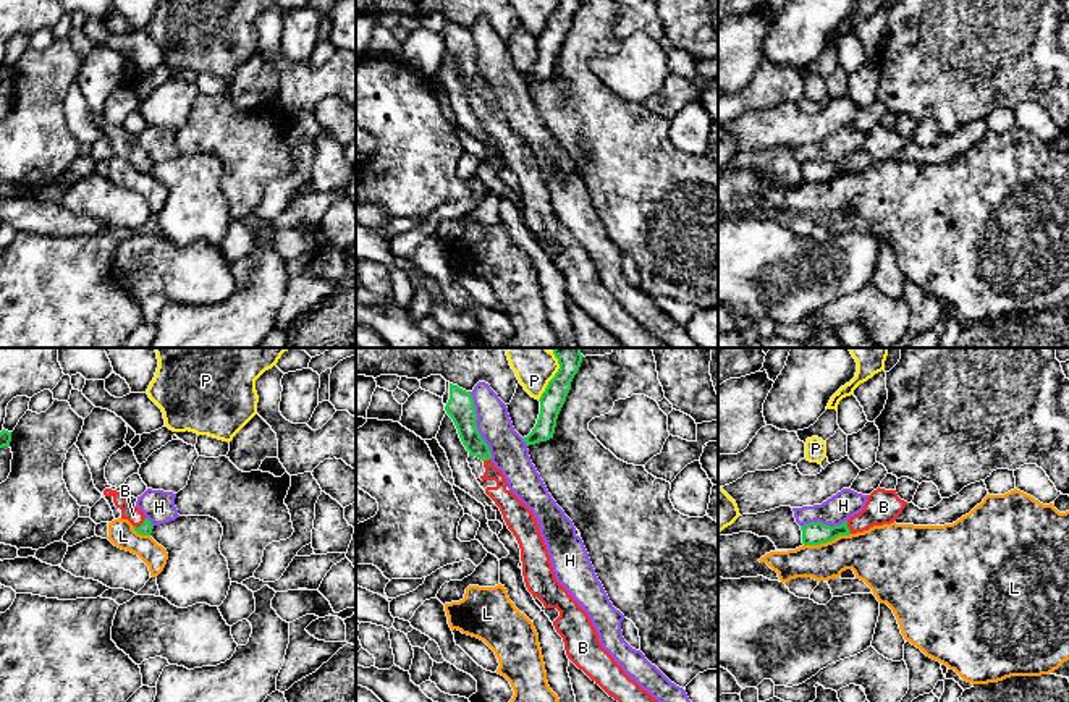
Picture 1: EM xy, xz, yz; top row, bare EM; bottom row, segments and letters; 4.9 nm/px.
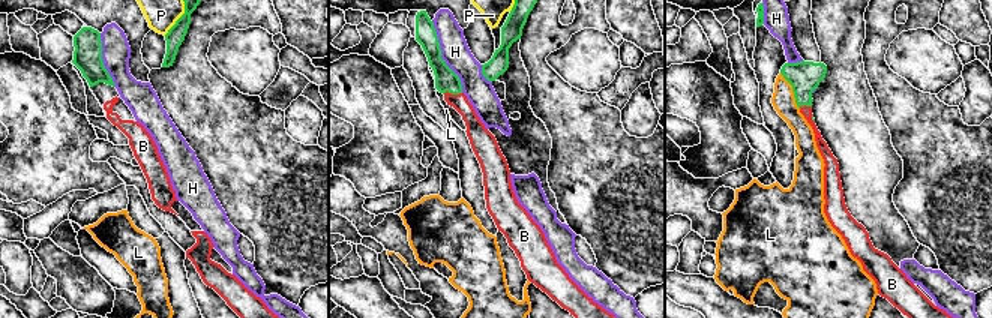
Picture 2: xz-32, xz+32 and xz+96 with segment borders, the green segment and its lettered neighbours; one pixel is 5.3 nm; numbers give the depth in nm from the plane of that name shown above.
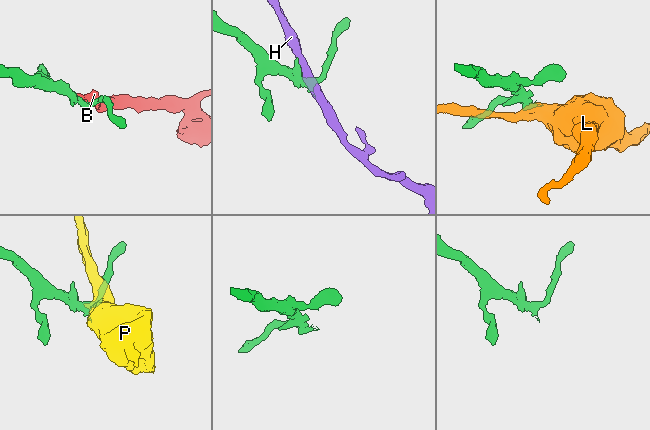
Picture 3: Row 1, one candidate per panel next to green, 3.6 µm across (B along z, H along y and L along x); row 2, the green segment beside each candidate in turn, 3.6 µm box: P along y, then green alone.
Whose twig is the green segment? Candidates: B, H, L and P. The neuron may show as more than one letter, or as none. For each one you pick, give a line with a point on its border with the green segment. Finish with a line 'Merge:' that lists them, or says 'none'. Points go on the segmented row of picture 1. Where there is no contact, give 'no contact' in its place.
B: contact xy (141, 524)
Merge: B

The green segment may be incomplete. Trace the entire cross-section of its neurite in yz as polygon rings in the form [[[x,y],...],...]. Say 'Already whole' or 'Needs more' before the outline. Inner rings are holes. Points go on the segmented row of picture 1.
Needs more. [[[873,490],[864,510],[851,516],[839,526],[809,522],[801,526],[804,545],[820,545],[834,540],[839,535],[851,535],[868,531],[873,526],[891,524],[902,513],[907,501],[901,500],[896,490]]]

